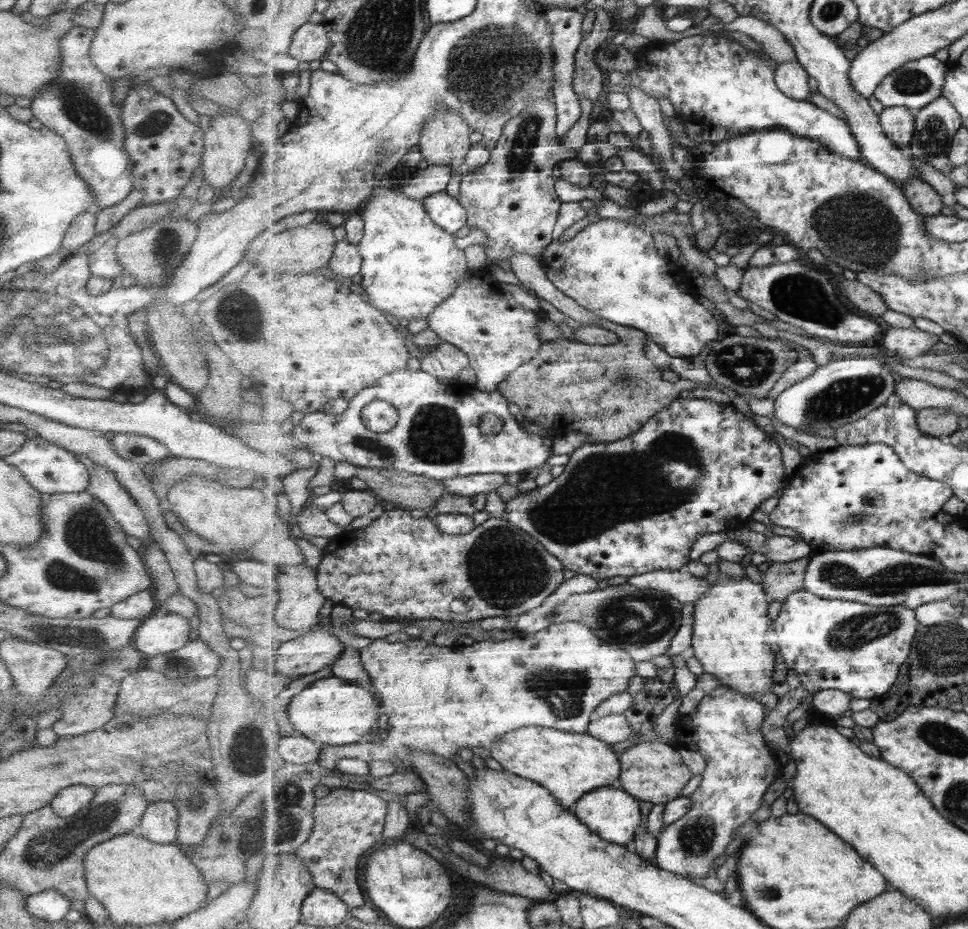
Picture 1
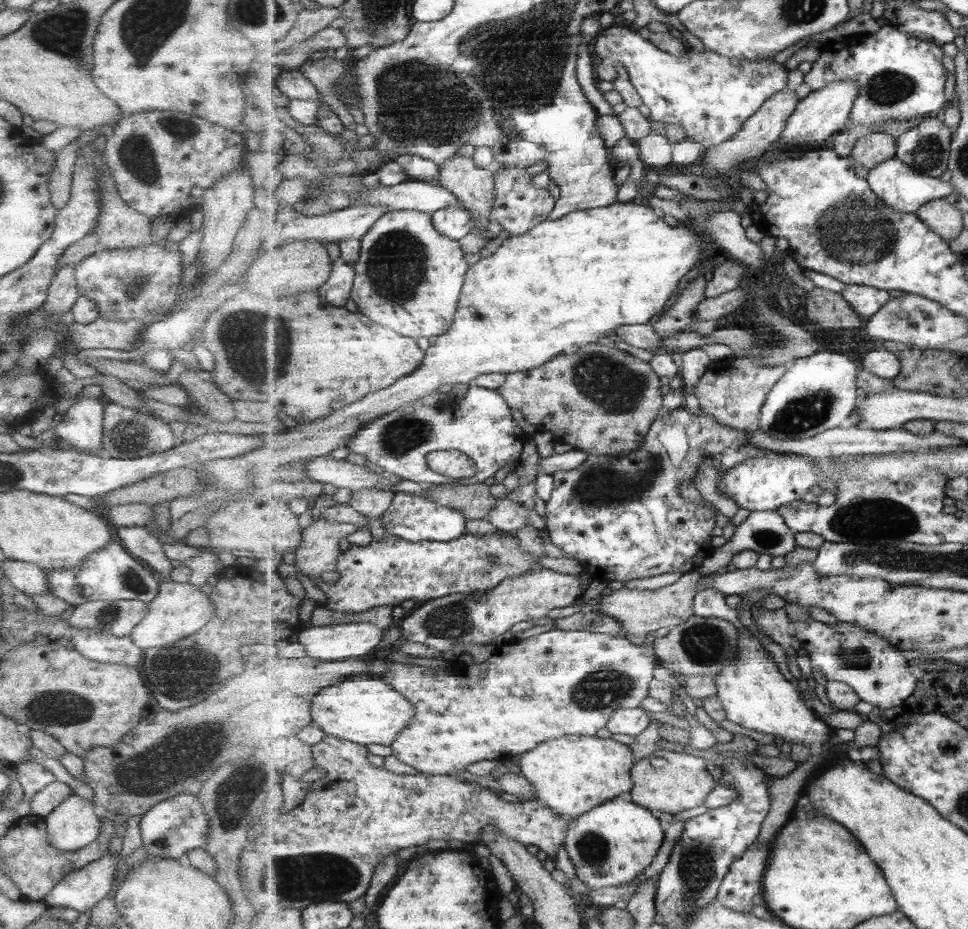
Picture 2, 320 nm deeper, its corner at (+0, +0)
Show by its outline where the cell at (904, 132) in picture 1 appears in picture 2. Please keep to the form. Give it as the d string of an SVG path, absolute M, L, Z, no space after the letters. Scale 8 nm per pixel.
M886 132L869 133L857 140L850 156L869 171L882 162L896 159L898 143L894 136Z

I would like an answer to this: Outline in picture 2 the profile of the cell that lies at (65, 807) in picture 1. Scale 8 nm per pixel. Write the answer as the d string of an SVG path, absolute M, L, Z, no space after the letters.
M72 794L44 817L44 829L51 847L75 851L99 837L99 815L92 802Z

